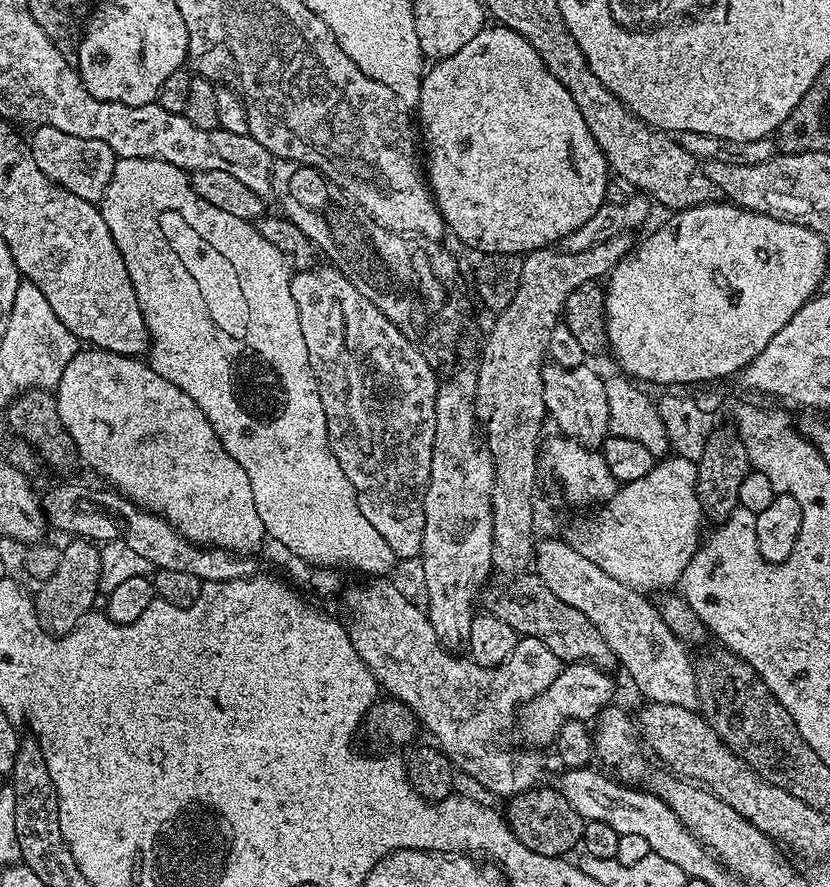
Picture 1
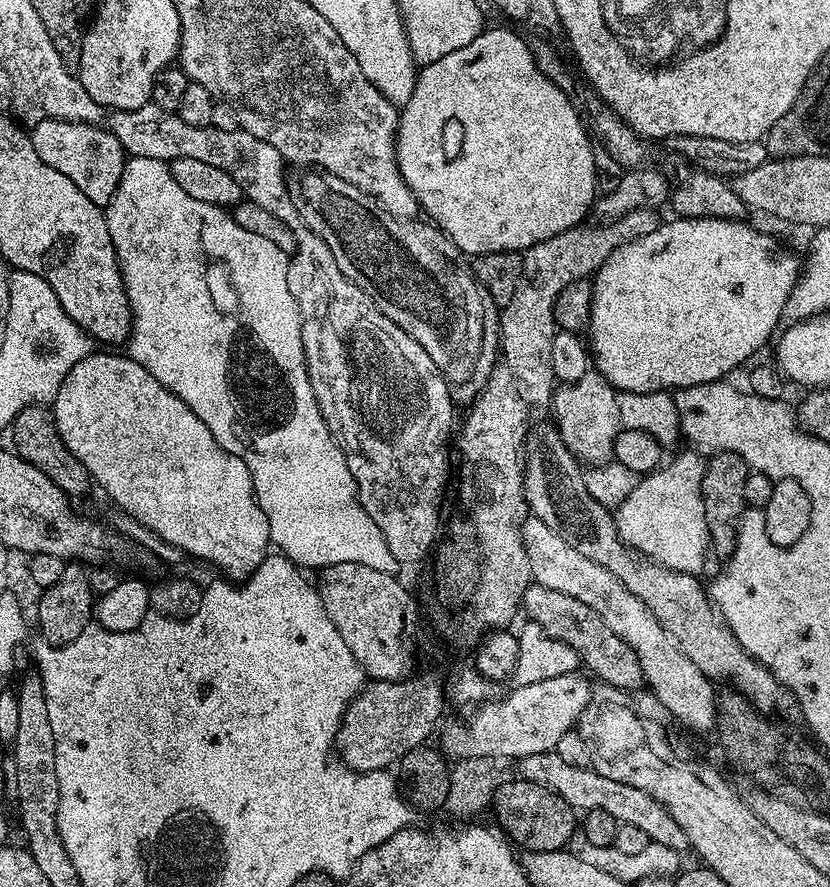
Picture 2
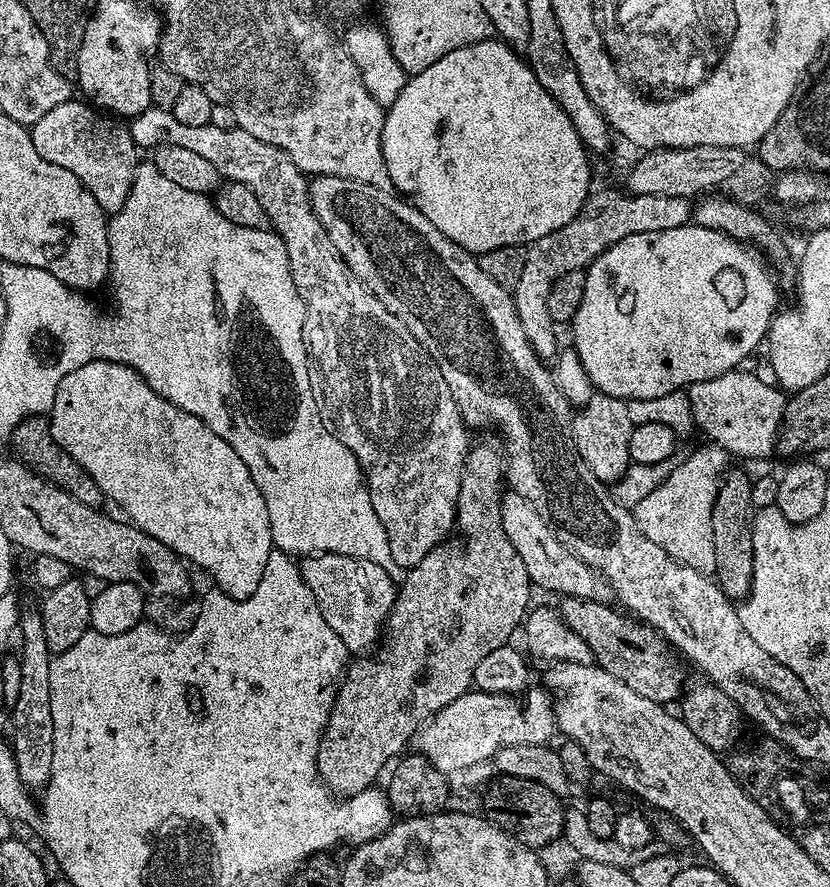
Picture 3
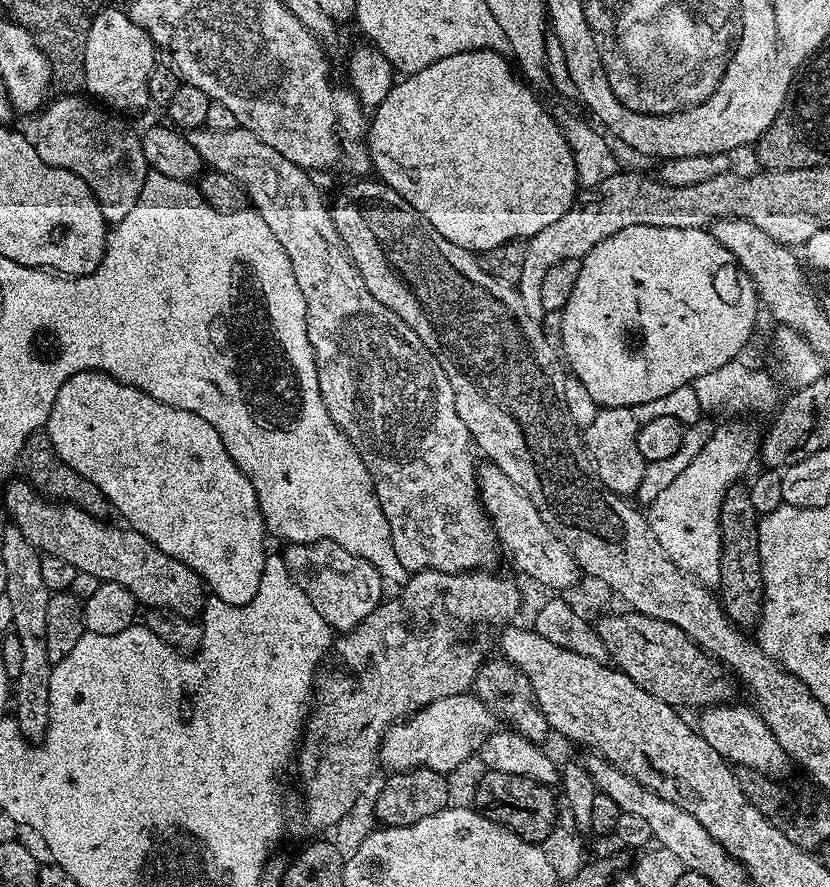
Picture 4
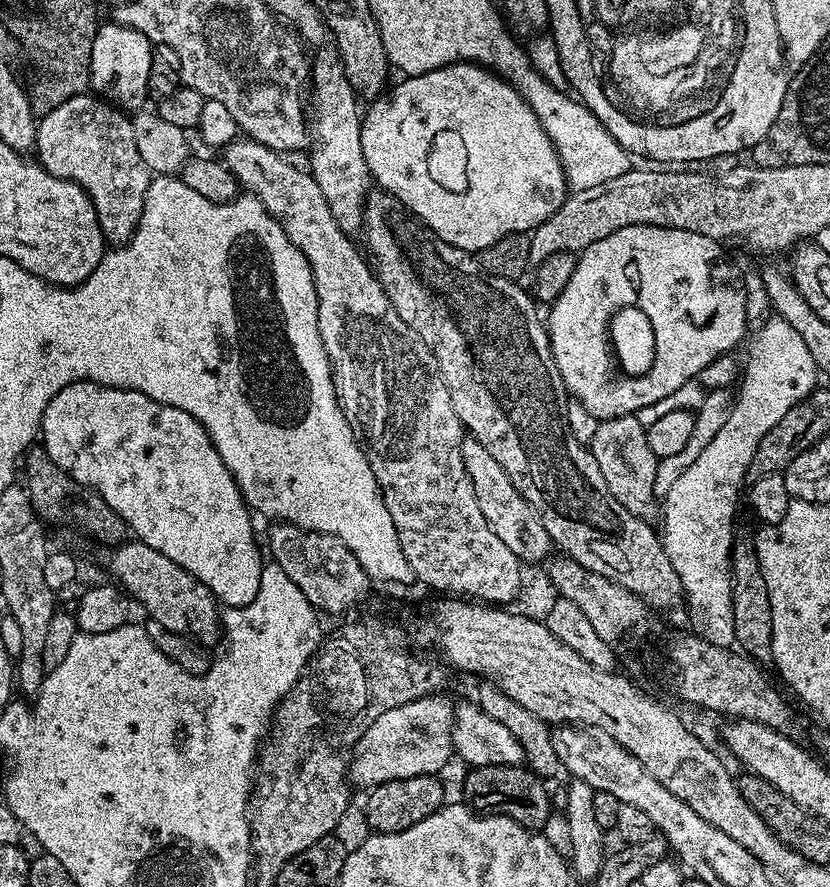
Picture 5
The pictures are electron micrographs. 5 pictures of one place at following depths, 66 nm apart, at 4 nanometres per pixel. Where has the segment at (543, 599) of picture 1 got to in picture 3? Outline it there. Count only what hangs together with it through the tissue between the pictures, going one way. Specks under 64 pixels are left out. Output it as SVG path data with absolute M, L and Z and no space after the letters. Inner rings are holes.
M564 596L561 601L558 604L561 618L590 646L593 661L602 670L614 674L614 678L626 682L634 694L642 694L642 698L650 698L655 704L668 706L671 700L681 699L680 668L664 653L666 641L659 632L623 611L615 612L608 602L580 600L576 596Z

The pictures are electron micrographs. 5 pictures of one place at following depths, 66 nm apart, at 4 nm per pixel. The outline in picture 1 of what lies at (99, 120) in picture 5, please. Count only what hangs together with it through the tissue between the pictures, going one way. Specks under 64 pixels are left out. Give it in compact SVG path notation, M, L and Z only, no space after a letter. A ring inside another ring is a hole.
M42 126L31 133L30 147L34 162L38 162L38 170L42 170L54 184L70 190L70 194L78 194L78 198L93 202L100 201L106 194L118 159L106 142L74 138L74 134L62 134L62 130L54 130L54 126Z

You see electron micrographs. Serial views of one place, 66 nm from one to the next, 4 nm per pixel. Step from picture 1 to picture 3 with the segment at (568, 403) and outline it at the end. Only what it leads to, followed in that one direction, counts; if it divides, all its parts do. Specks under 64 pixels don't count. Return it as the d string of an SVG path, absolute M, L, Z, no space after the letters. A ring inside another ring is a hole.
M596 392L592 395L590 402L583 405L572 417L572 445L575 446L582 462L590 466L594 478L598 478L605 486L611 486L617 480L621 480L632 464L628 443L633 427L634 422L630 418L627 403L607 396L605 392Z

